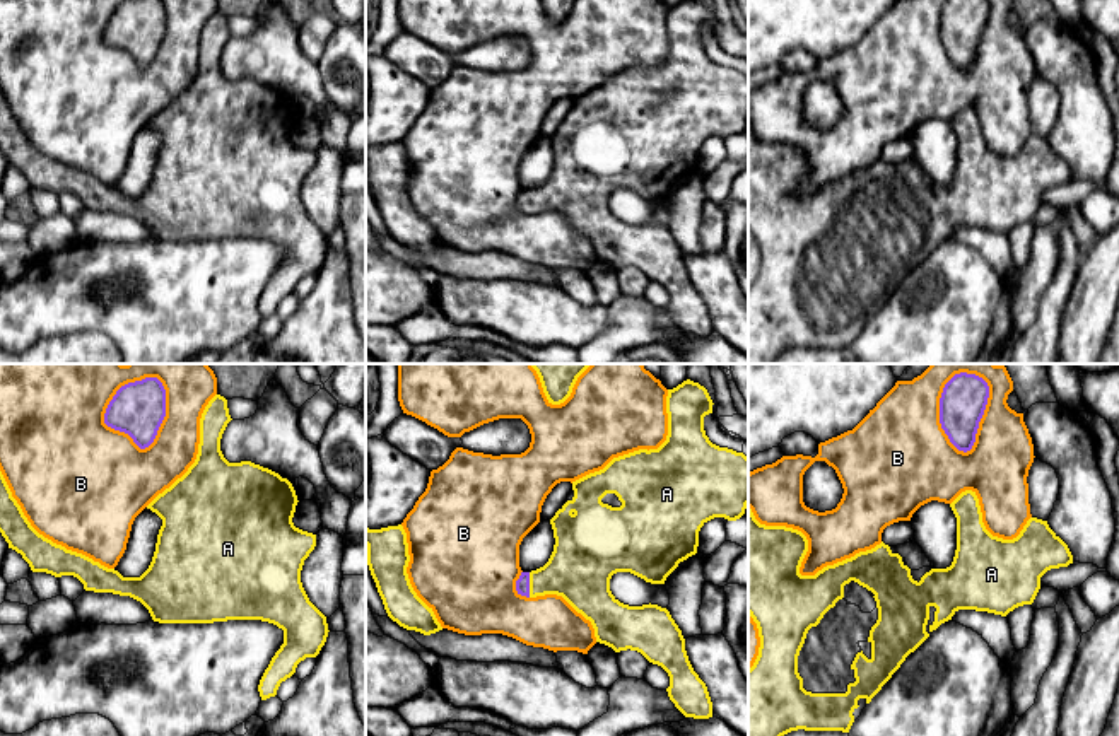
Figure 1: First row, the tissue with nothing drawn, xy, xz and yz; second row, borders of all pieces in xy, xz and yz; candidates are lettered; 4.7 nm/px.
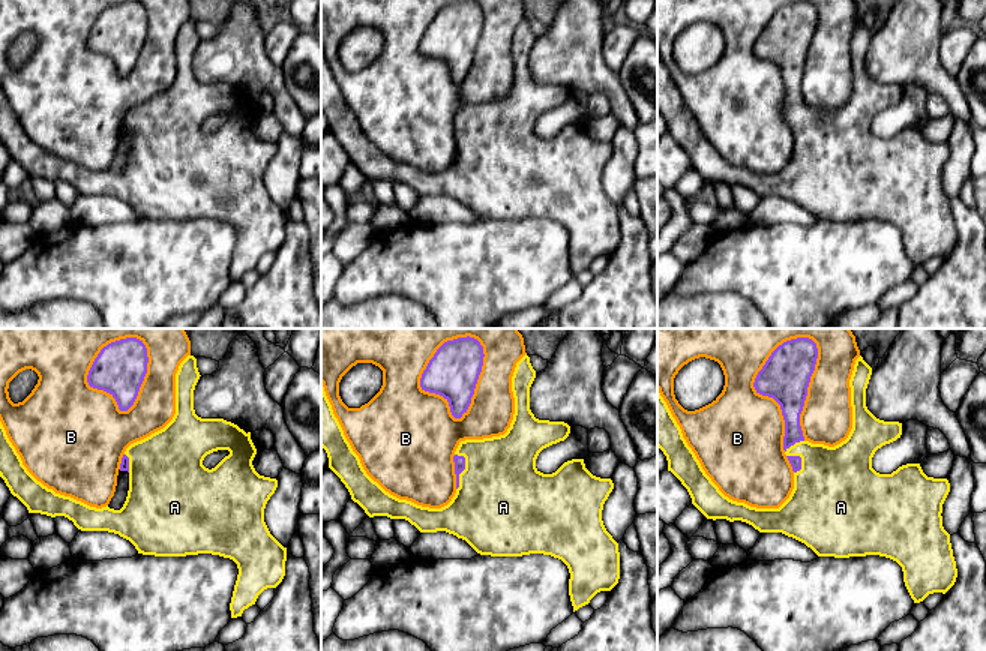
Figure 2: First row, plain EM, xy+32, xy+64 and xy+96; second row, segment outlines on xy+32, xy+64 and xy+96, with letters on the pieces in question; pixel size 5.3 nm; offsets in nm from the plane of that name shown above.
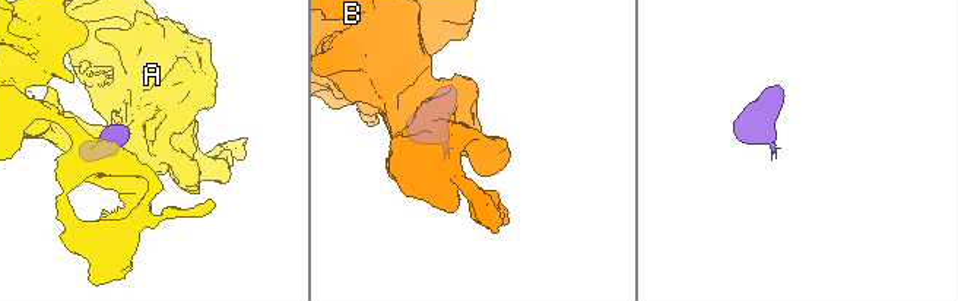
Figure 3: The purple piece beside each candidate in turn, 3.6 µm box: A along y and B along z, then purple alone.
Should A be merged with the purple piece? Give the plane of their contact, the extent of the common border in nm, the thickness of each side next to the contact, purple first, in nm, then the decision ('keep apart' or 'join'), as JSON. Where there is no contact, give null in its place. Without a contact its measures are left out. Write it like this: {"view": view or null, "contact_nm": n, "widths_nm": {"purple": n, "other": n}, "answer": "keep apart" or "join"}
{"view": "xz", "contact_nm": 120, "widths_nm": {"purple": 60, "other": 300}, "answer": "join"}

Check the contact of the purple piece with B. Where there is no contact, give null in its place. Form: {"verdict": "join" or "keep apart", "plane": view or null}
{"verdict": "keep apart", "plane": "xy"}

